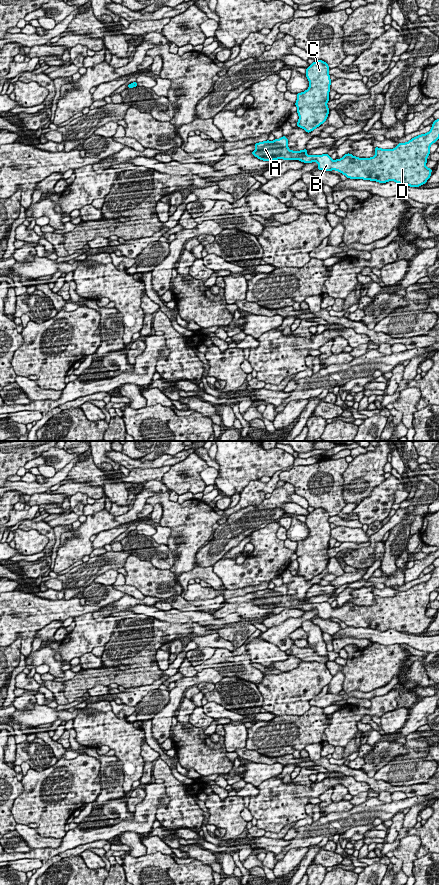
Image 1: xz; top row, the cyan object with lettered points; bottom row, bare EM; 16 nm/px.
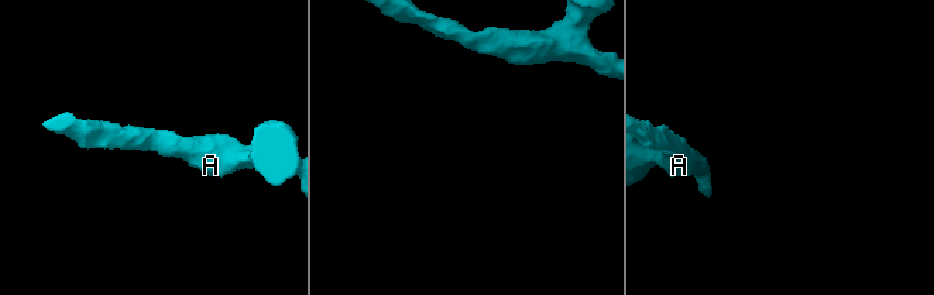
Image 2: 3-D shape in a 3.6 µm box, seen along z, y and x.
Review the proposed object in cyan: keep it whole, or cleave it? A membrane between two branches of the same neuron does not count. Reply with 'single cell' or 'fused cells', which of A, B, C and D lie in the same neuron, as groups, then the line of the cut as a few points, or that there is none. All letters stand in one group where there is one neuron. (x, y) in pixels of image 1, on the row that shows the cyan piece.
single cell | A B C D | no cut

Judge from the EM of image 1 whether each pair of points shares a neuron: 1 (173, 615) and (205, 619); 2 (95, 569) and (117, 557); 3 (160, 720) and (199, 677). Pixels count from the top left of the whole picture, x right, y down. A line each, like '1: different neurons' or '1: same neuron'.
1: same neuron
2: same neuron
3: same neuron

